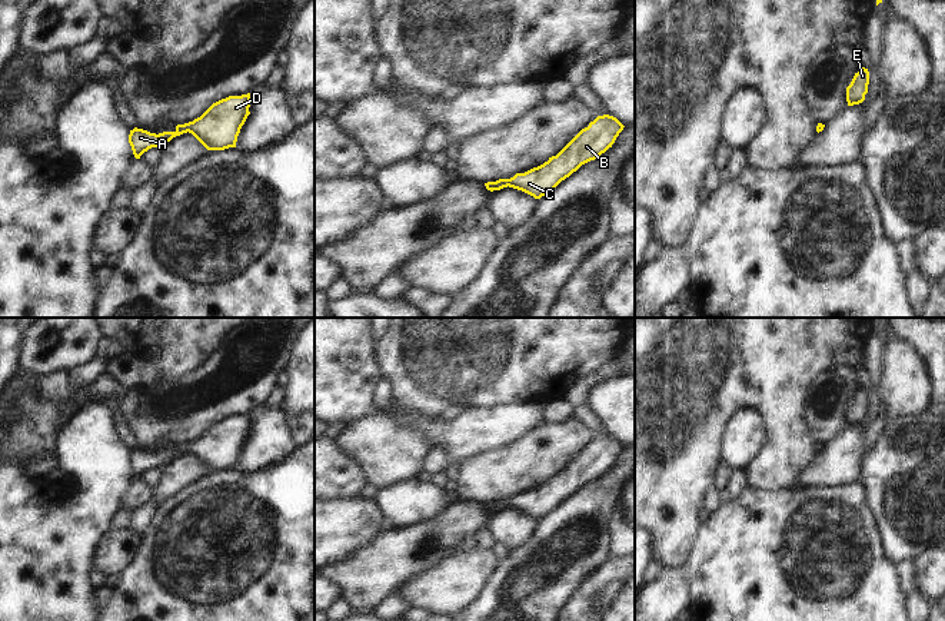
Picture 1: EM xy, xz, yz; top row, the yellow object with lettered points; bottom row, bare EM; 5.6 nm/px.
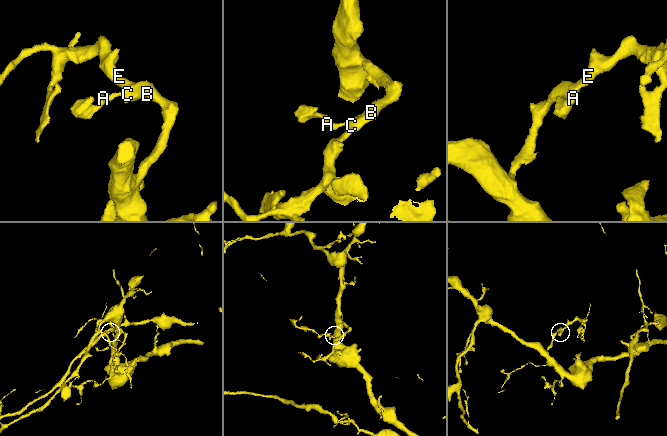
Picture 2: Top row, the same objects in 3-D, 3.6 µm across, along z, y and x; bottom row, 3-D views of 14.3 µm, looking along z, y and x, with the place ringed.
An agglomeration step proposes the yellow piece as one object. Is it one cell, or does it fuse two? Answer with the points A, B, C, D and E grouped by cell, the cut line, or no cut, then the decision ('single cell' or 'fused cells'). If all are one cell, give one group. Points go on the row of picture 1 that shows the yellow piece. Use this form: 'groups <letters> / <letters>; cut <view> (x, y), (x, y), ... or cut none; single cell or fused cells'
groups A B C D E; cut none; single cell

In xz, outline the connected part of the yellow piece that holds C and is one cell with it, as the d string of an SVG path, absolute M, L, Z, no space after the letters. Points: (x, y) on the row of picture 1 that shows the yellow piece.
M598 116L588 127L582 129L556 156L543 165L525 173L516 173L510 179L499 179L485 183L486 189L500 190L513 187L535 199L540 199L569 177L582 165L595 160L615 143L623 124L613 116Z

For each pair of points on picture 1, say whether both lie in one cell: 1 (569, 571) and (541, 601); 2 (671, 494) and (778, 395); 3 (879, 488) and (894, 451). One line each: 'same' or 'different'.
1: same
2: same
3: same

